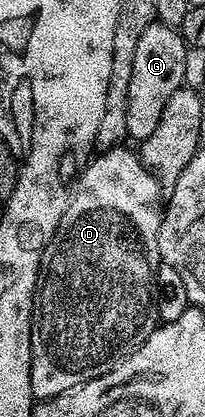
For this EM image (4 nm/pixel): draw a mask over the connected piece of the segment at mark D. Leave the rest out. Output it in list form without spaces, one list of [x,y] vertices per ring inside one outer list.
[[[116,147],[100,152],[94,159],[88,160],[83,166],[70,194],[67,210],[43,252],[43,262],[39,264],[39,282],[35,285],[35,311],[31,323],[31,396],[35,399],[56,397],[81,383],[89,383],[109,371],[115,365],[120,365],[129,354],[145,339],[149,339],[151,332],[160,324],[159,306],[157,304],[157,286],[155,275],[159,271],[161,258],[159,255],[159,222],[161,220],[161,190],[159,180],[143,166],[134,148]]]

